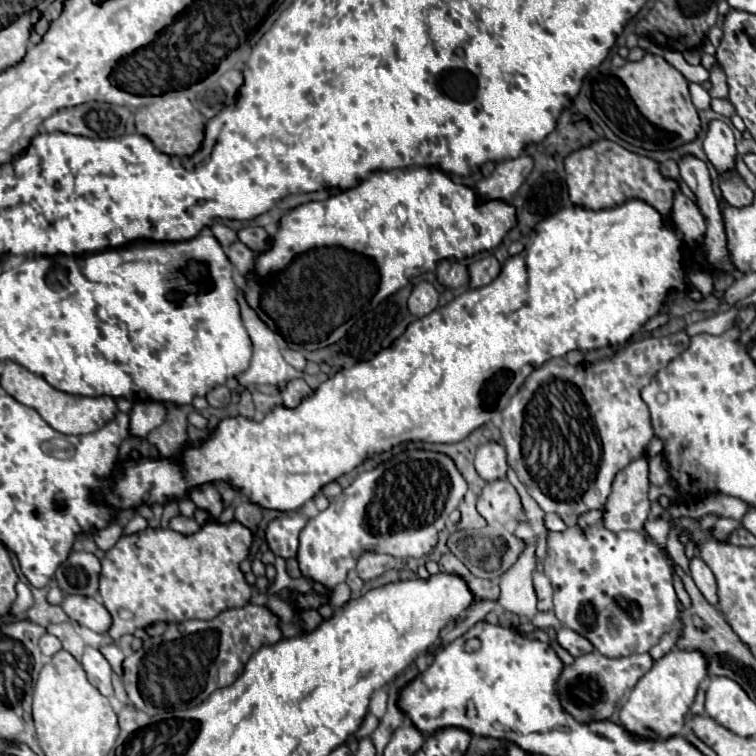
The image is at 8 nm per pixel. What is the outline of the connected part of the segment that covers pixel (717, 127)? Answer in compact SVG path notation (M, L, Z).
M712 120L704 138L704 152L720 174L736 172L736 142L730 126L722 120Z

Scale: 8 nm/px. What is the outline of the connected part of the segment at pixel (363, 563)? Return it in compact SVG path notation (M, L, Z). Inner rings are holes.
M366 552L360 556L358 560L358 566L356 566L356 572L358 576L368 582L368 580L374 580L378 576L382 576L384 572L392 570L396 564L396 560L388 554L374 554L374 552Z

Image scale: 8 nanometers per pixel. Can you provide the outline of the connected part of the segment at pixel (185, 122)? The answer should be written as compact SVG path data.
M168 92L160 96L158 102L142 106L134 114L136 118L136 130L138 134L144 134L150 138L150 142L166 154L176 156L190 156L198 150L204 136L204 118L202 114L190 104L190 100L180 92Z

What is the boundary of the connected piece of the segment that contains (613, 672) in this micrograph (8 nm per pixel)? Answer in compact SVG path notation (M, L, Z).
M590 652L586 656L578 656L574 664L564 666L558 678L558 696L562 708L570 712L578 722L592 720L608 720L618 704L626 698L626 694L634 688L634 684L652 668L654 658L646 654L634 654L618 660L610 660L600 652Z

